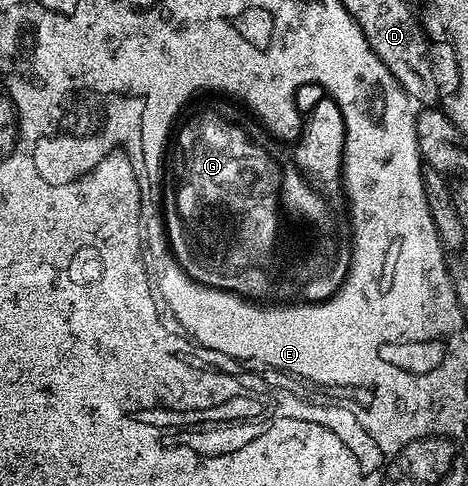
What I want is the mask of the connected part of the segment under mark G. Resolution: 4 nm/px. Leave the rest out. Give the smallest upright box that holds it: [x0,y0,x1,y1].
[153,85,357,313]

